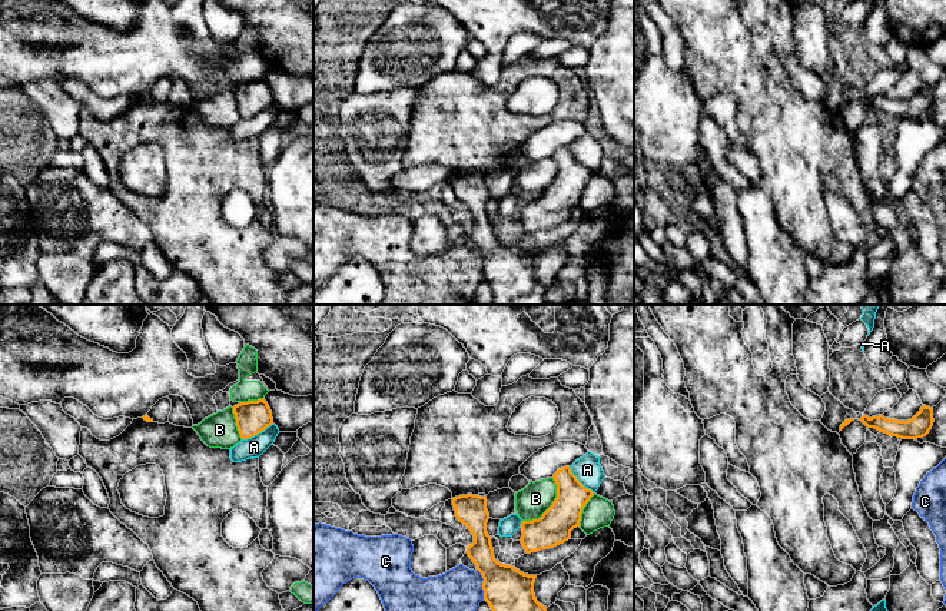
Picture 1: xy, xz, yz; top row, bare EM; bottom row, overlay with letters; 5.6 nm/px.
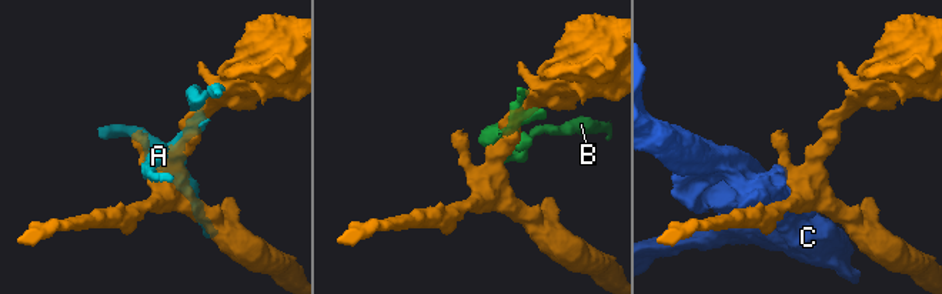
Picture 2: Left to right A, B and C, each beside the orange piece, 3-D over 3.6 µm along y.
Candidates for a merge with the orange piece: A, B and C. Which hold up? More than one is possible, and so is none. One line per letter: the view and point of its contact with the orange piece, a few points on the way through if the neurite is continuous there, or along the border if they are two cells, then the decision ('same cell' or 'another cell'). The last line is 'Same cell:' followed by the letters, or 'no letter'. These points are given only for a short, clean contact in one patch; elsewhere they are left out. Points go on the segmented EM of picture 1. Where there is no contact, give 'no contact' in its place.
A: meets orange in xy at (256, 434); another cell
B: meets orange in xz at (551, 505); another cell
C: meets orange in xz at (483, 584); border along xz (477, 568), (483, 578), (484, 598); another cell
Same cell: no letter

